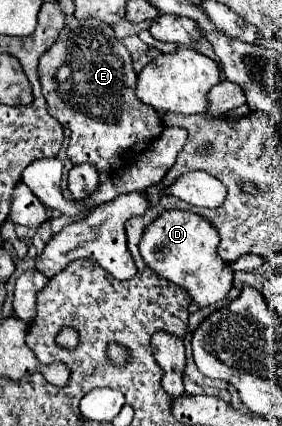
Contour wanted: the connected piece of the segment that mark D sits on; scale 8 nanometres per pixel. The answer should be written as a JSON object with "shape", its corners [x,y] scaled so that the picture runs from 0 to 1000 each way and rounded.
{"shape":[[[592,495],[514,533],[493,589],[528,631],[656,678],[677,707],[720,725],[798,702],[826,674],[826,631],[777,603],[770,575],[777,547],[734,514],[677,495]]]}

